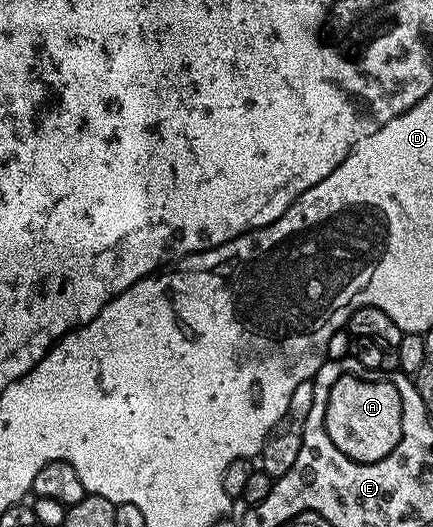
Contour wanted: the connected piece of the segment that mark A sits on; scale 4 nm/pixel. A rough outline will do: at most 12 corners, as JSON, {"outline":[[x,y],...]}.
{"outline":[[342,369],[322,431],[372,461],[406,431],[394,369]]}

